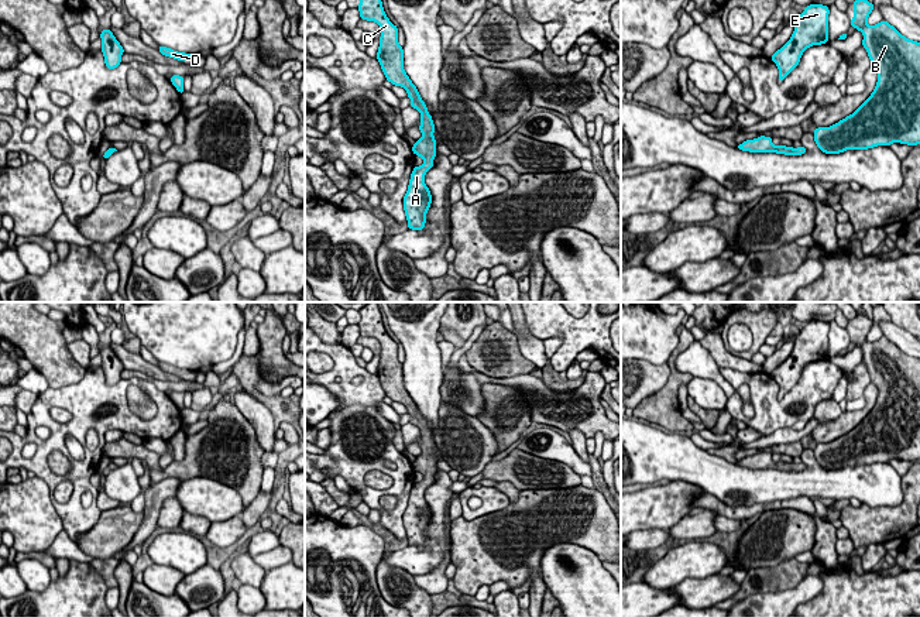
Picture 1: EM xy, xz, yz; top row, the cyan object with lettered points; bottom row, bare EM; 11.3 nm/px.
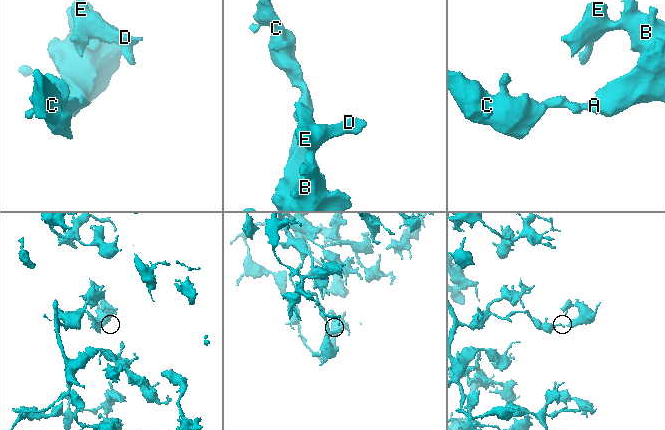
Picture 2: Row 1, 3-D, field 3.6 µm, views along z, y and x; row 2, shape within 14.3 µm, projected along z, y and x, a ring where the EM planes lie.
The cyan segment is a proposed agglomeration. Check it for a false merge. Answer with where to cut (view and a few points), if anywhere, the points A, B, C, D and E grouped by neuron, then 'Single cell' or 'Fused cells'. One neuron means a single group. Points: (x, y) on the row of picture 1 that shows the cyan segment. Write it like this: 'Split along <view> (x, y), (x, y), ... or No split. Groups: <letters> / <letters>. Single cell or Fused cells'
No split. Groups: A B C D E. Single cell

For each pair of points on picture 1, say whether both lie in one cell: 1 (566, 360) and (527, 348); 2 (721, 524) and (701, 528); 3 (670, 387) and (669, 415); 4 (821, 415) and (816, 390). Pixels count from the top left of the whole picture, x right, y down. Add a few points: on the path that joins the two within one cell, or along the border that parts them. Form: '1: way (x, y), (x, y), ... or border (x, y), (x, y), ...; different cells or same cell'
1: border (532, 335), (542, 340); different cells
2: border (716, 516), (714, 525), (718, 530); different cells
3: way (669, 394), (669, 408); same cell
4: border (831, 397), (823, 398), (813, 415); different cells

